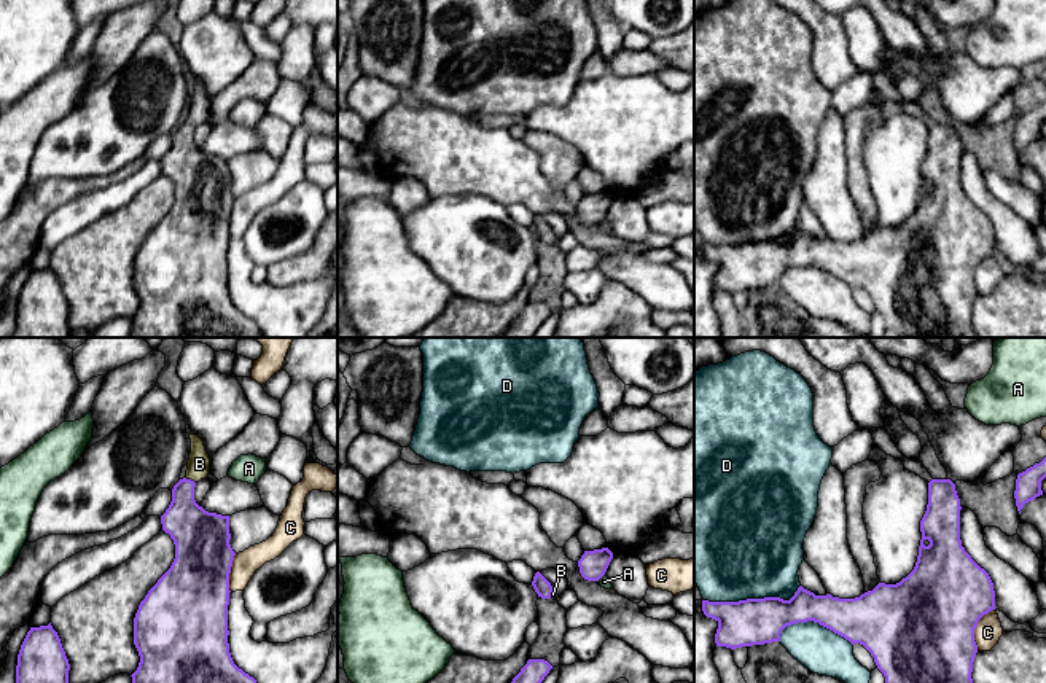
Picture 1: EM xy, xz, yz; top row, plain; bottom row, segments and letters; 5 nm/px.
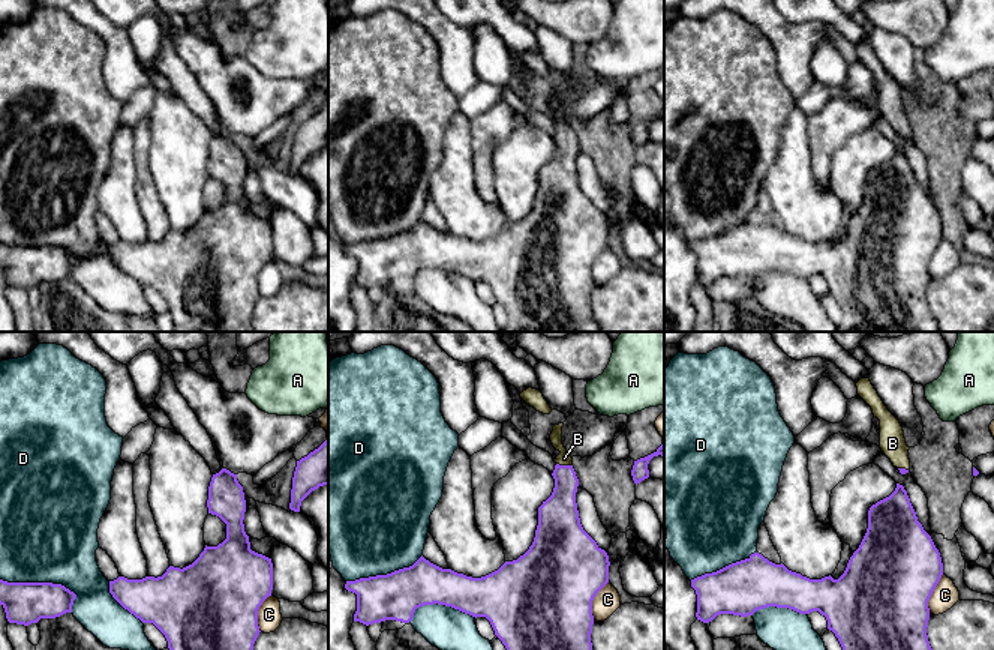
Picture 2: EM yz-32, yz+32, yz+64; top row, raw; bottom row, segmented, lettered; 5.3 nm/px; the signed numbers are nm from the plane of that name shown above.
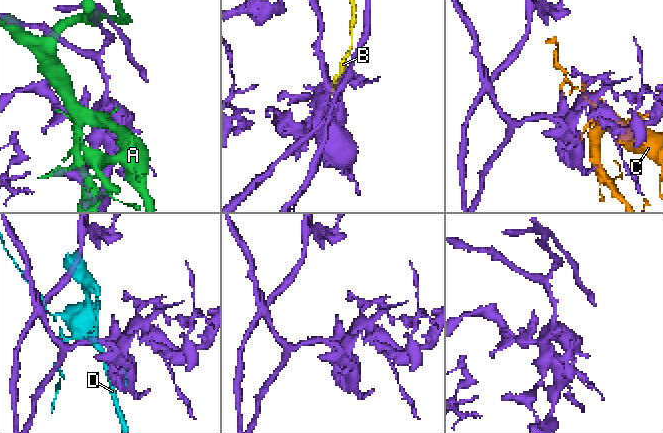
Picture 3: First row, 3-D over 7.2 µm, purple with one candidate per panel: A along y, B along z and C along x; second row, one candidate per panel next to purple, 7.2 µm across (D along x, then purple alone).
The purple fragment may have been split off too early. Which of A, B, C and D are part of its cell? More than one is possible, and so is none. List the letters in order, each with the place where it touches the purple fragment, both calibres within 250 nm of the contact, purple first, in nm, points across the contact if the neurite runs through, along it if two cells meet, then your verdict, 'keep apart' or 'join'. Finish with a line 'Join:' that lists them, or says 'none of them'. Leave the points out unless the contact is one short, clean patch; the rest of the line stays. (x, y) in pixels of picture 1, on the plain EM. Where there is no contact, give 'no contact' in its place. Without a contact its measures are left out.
A: meets purple in xz at (601, 220); 140 nm thick on the purple side, 60 nm on the other; keep apart
B: meets purple in xy at (190, 123); 240 nm thick on the purple side, 110 nm on the other; runs through xy (193, 172), (187, 164), (190, 123), (199, 107); join
C: meets purple in yz at (975, 271); 500 nm thick on the purple side, 140 nm on the other; keep apart
D: meets purple in yz at (753, 242); 240 nm thick on the purple side, 500 nm on the other; keep apart
Join: B

